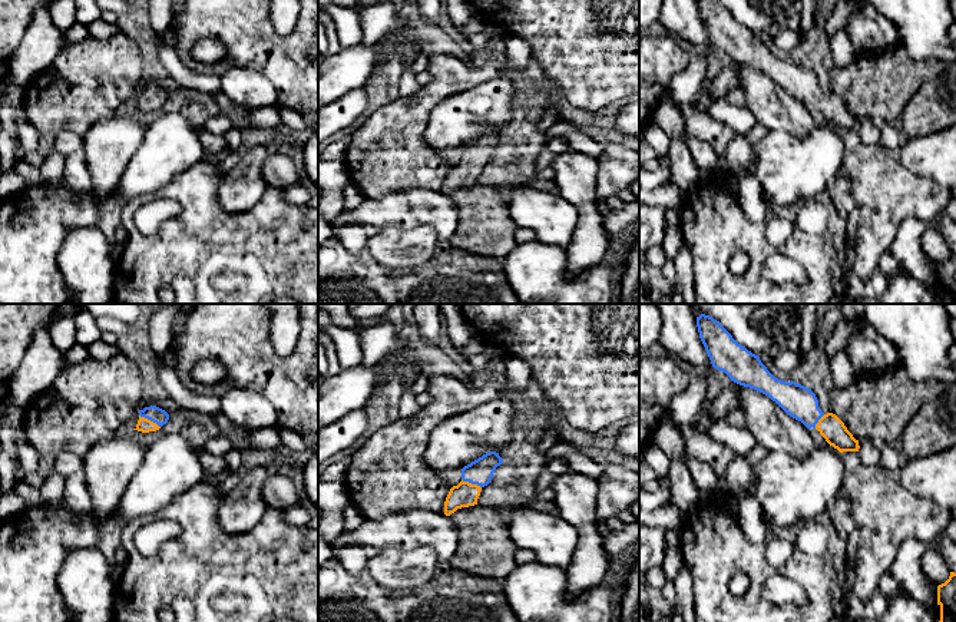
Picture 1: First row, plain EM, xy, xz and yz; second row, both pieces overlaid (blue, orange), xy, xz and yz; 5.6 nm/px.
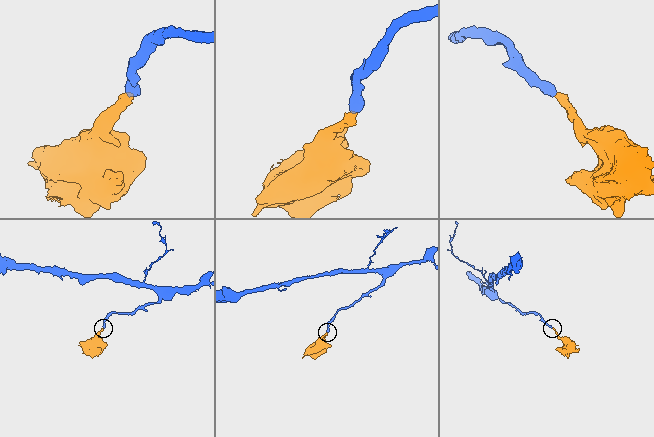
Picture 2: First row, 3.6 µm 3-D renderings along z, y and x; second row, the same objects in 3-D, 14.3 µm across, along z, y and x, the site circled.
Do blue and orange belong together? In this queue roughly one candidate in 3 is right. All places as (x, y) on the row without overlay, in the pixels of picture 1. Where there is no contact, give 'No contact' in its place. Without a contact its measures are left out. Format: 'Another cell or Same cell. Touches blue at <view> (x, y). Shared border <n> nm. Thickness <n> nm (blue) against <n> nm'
Same cell. Touches blue at xy (149, 98). Shared border 140 nm. Thickness 90 nm (blue) against 80 nm

